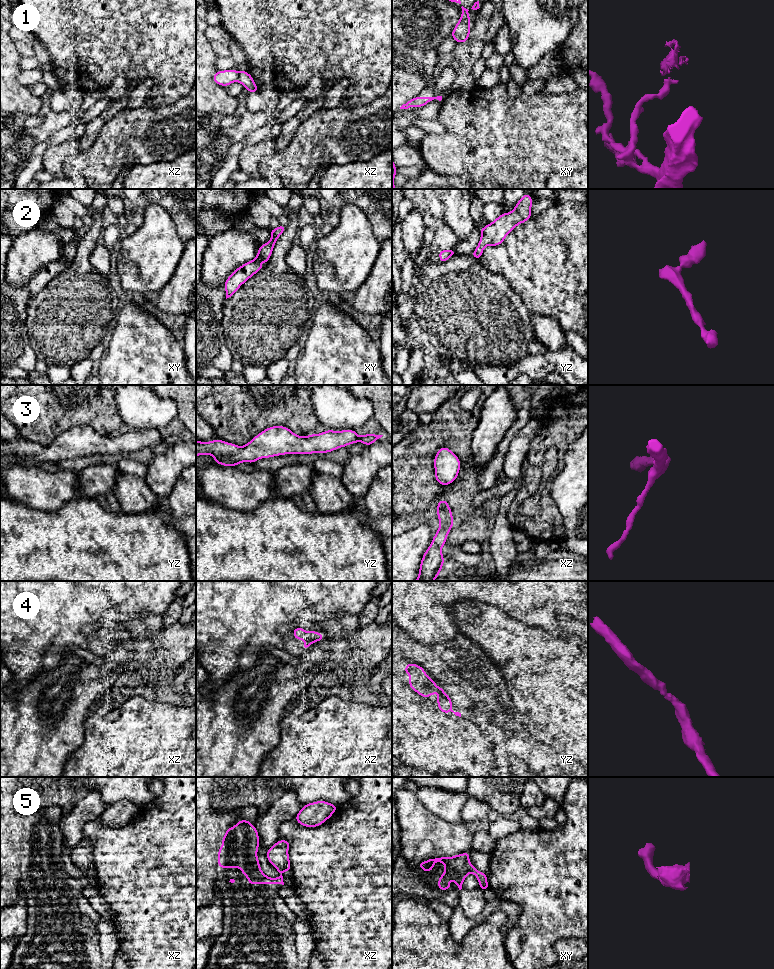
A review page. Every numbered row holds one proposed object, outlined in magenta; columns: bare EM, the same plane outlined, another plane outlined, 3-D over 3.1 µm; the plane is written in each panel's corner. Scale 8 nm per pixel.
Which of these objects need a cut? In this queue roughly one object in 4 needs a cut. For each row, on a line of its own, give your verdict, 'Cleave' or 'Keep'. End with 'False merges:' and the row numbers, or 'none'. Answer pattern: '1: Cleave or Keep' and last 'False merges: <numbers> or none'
1: Cleave
2: Keep
3: Keep
4: Keep
5: Keep
False merges: 1

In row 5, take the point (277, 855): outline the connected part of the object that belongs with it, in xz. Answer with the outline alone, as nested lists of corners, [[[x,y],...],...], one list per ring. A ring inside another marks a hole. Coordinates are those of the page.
[[[239,820],[233,828],[226,829],[222,847],[218,849],[218,868],[240,868],[248,877],[248,884],[282,884],[285,871],[291,871],[288,840],[279,840],[268,851],[268,861],[281,875],[277,878],[266,876],[257,857],[259,835],[249,820]]]

